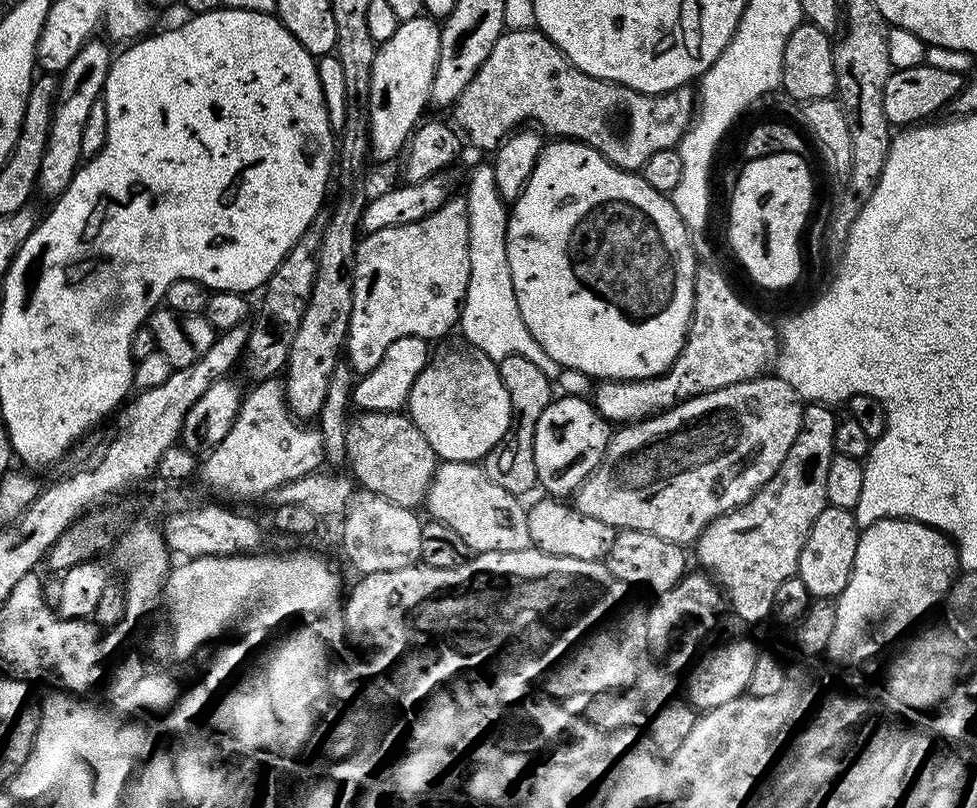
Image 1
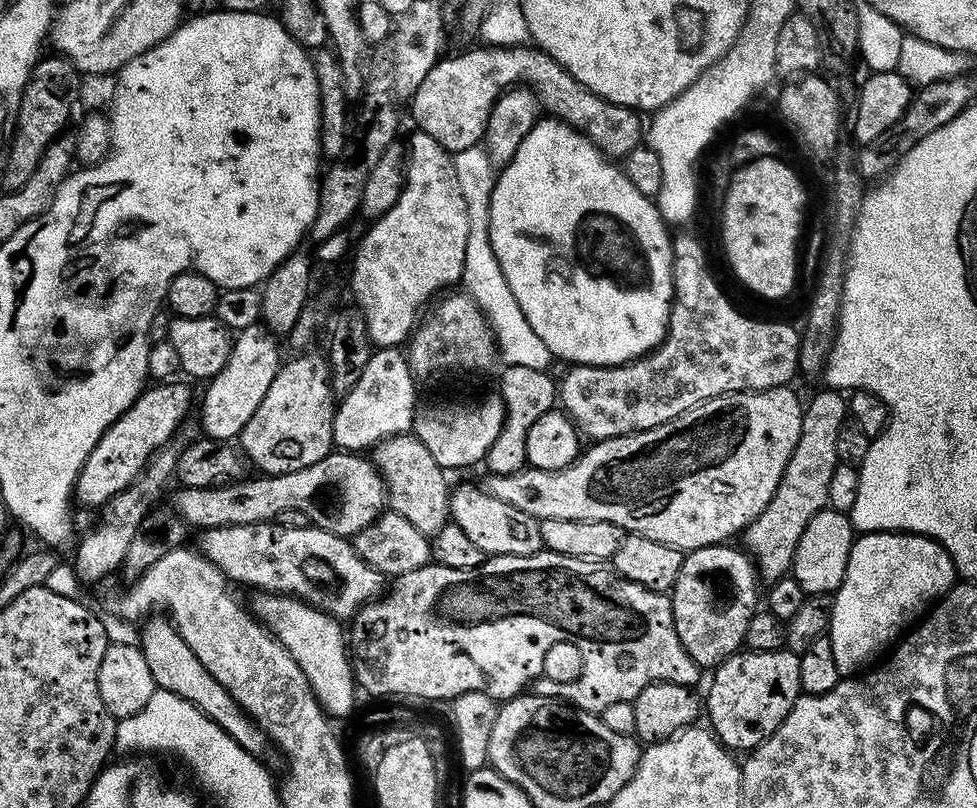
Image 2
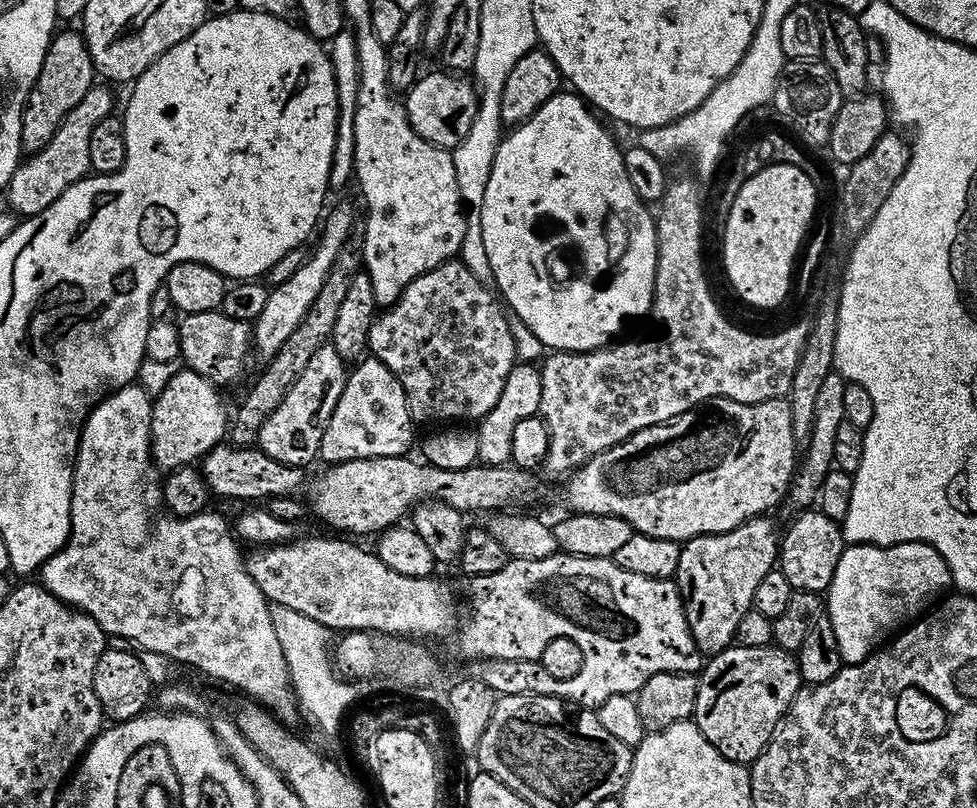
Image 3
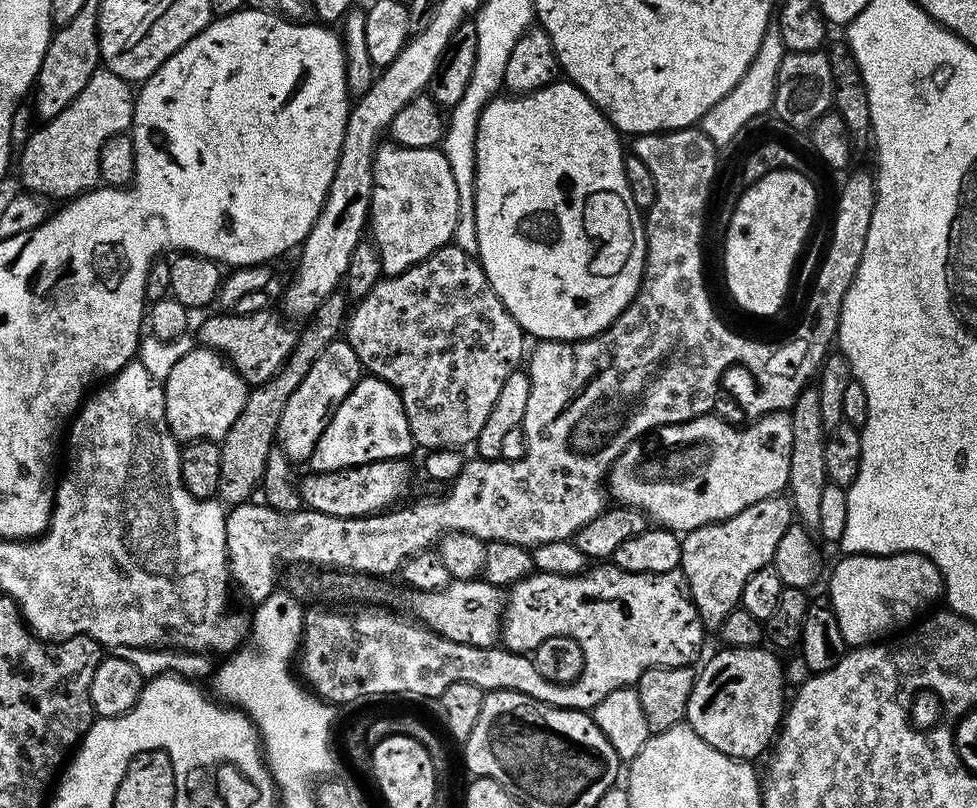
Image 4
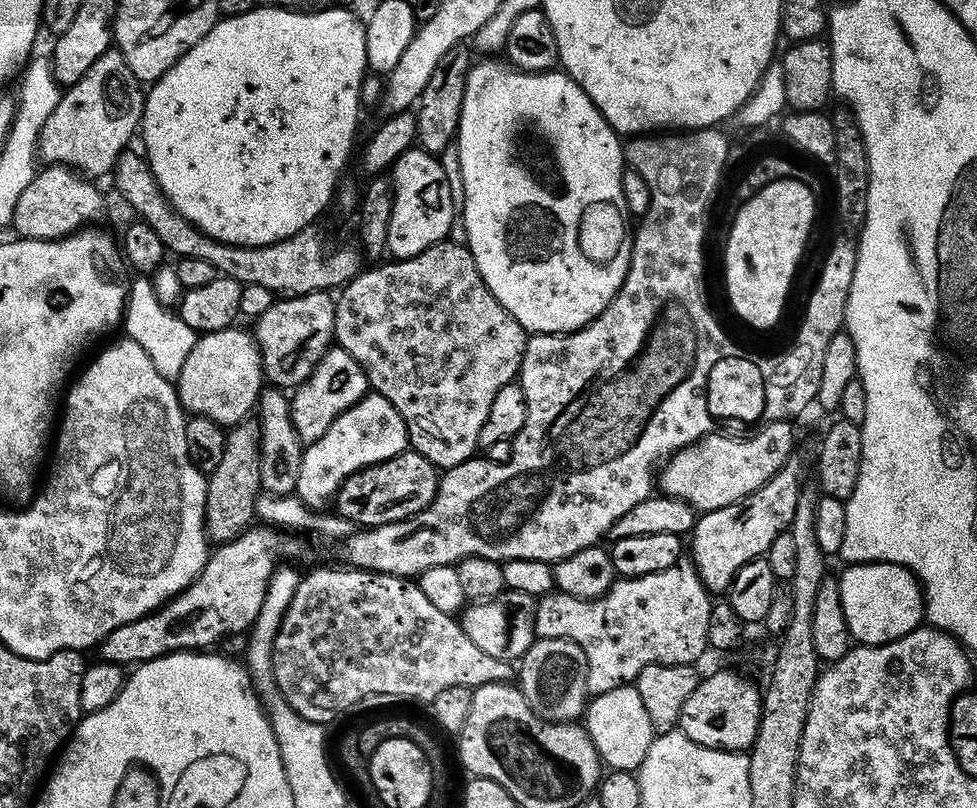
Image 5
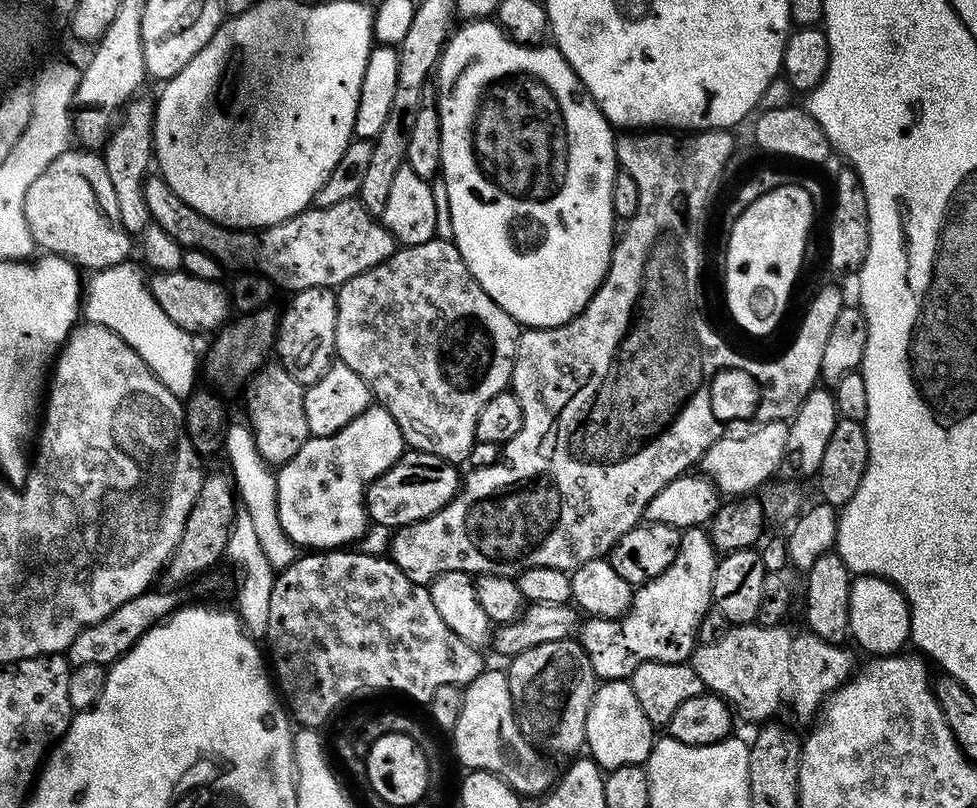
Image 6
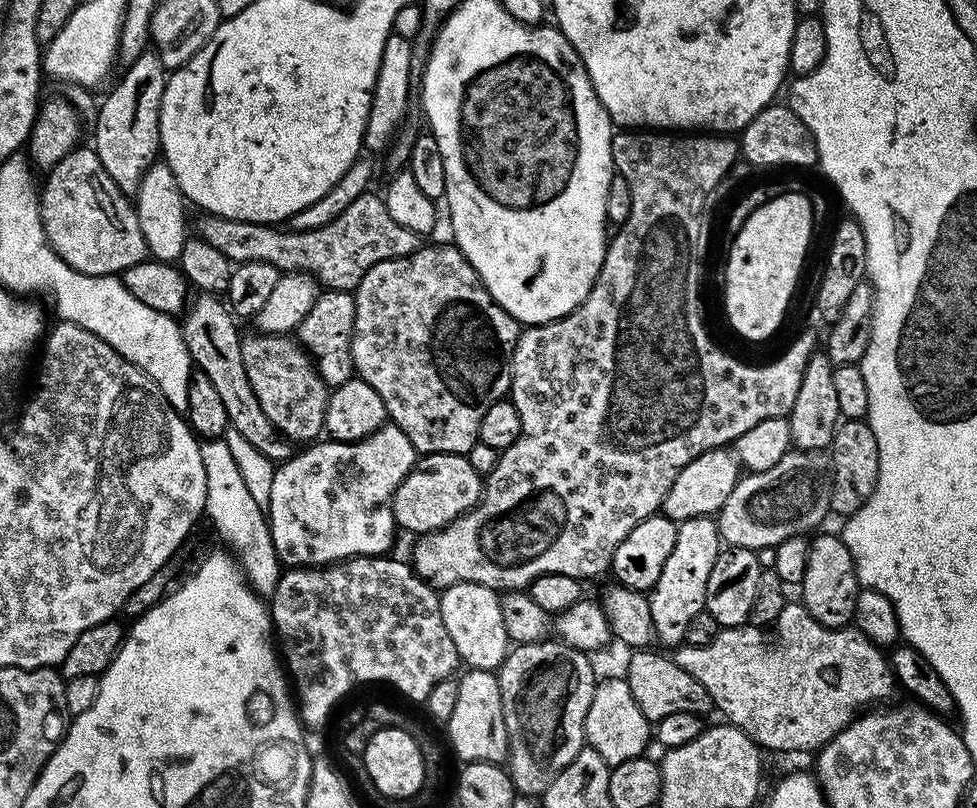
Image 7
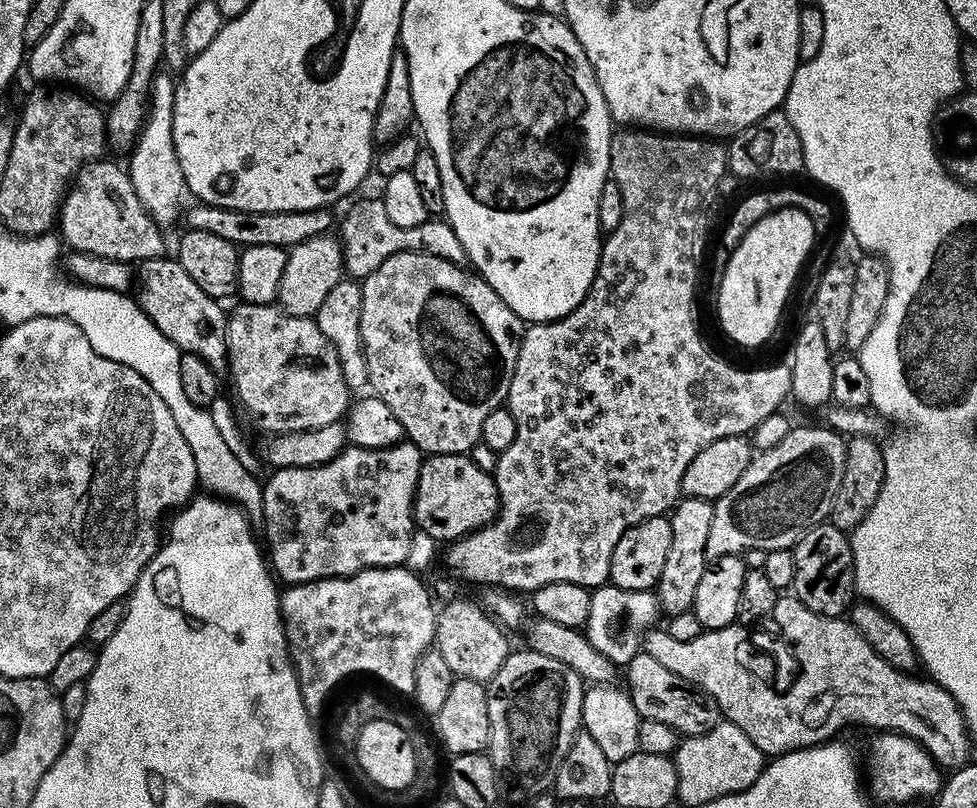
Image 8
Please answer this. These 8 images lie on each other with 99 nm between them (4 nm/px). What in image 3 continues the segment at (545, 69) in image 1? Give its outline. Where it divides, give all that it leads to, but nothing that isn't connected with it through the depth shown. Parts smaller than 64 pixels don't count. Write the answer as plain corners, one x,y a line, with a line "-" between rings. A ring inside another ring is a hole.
447,70
439,71
425,71
408,89
402,103
404,113
408,115
410,126
416,131
418,138
428,144
451,150
462,142
462,138
466,138
466,134
470,134
470,126
474,126
478,93
471,79

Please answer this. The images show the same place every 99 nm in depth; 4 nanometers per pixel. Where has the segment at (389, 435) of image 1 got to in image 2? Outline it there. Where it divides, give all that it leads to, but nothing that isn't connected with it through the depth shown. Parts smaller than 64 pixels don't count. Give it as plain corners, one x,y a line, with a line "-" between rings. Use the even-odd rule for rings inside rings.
401,434
379,440
370,450
370,461
384,482
387,507
402,514
406,522
412,523
414,530
431,534
442,530
442,526
449,523
450,483
444,477
447,476
445,469
434,462
434,454
422,446
416,435

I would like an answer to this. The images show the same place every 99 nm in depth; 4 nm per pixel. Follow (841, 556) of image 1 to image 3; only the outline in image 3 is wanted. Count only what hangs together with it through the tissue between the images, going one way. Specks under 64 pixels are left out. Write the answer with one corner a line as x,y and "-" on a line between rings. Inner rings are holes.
817,509
801,512
804,513
791,524
785,536
782,536
778,550
778,566
789,579
793,591
823,593
833,580
838,559
846,547
843,529
837,521
827,518

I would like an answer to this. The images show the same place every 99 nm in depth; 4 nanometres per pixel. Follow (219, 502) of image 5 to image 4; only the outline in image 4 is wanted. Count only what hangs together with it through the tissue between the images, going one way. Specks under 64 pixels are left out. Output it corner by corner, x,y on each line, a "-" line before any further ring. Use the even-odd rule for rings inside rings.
337,290
329,294
315,313
309,316
304,325
299,329
296,345
286,358
284,365
278,370
273,380
264,384
255,385
246,398
246,406
242,406
242,414
234,421
234,426
226,430
224,439
219,441
221,450
221,478
219,499
225,505
235,506
246,504
253,499
252,491
261,487
266,462
272,457
276,444
276,431
278,422
282,418
282,410
286,410
286,402
290,402
290,394
302,386
302,378
310,374
310,366
318,362
322,350
330,346
330,342
341,339
346,328
346,321
350,311
350,300
343,291

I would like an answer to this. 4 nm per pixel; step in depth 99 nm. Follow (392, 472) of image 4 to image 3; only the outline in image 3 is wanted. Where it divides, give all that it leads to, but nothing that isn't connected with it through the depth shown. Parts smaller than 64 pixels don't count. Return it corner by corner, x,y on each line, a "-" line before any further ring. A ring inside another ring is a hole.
221,442
209,450
200,462
200,469
206,481
209,493
213,497
225,496
228,500
252,500
248,502
267,502
277,496
291,496
299,493
305,487
306,476
304,480
305,469
295,464
283,464
270,454
263,452
258,446
237,446
231,442

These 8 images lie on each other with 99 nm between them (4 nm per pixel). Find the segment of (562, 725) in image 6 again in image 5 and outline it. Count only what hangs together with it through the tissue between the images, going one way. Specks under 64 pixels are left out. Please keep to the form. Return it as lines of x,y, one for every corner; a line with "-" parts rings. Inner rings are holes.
537,638
518,661
518,687
526,702
543,720
579,721
590,699
588,663
586,654
582,654
582,646
566,638

